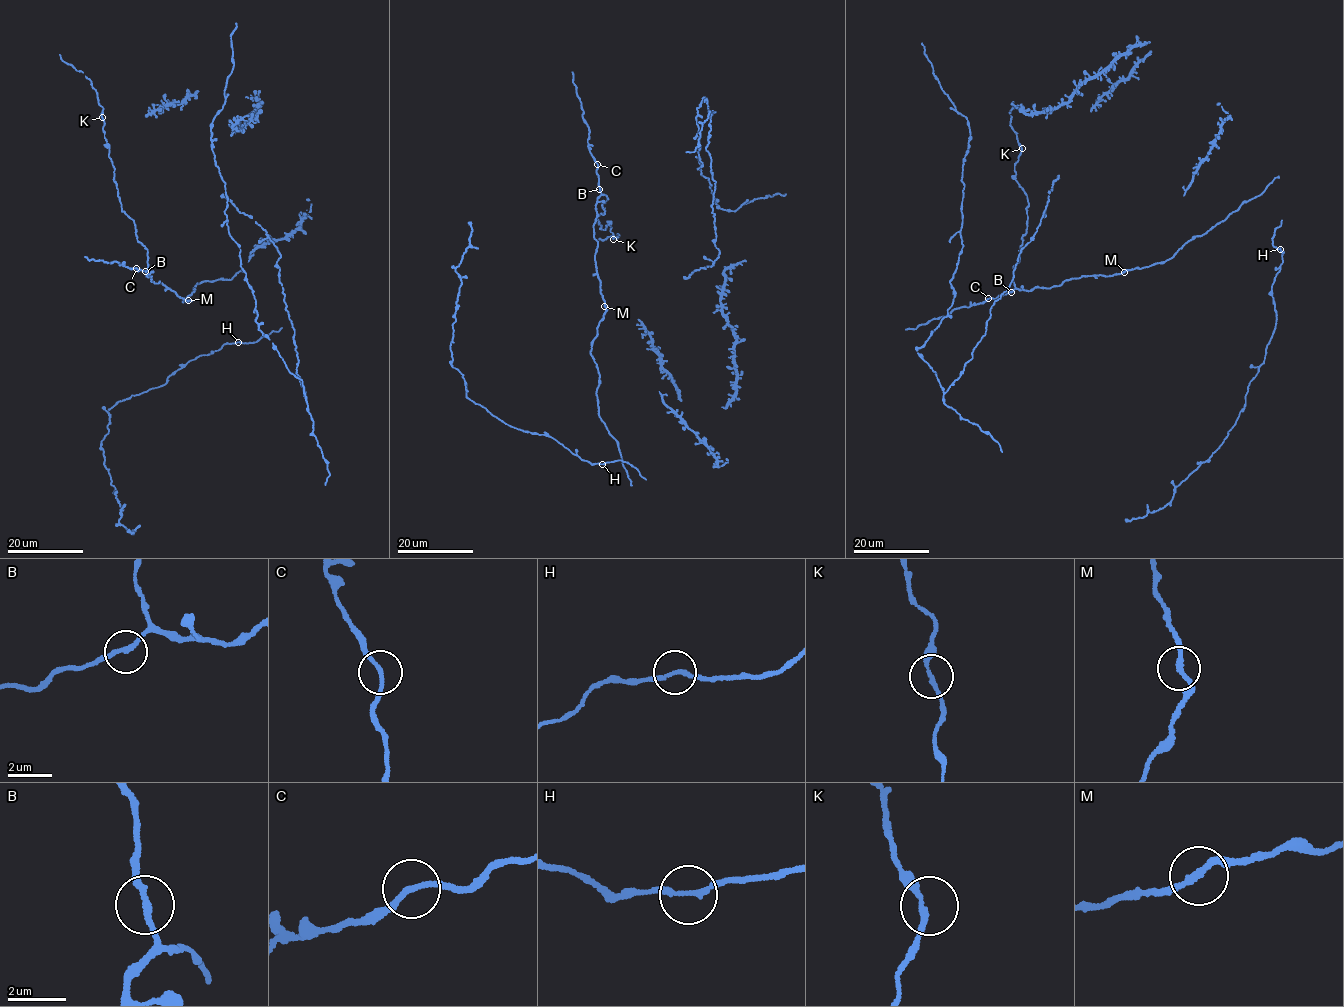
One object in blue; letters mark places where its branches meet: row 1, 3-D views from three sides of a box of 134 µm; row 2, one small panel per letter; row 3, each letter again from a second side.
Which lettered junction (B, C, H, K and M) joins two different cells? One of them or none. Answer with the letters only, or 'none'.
none

